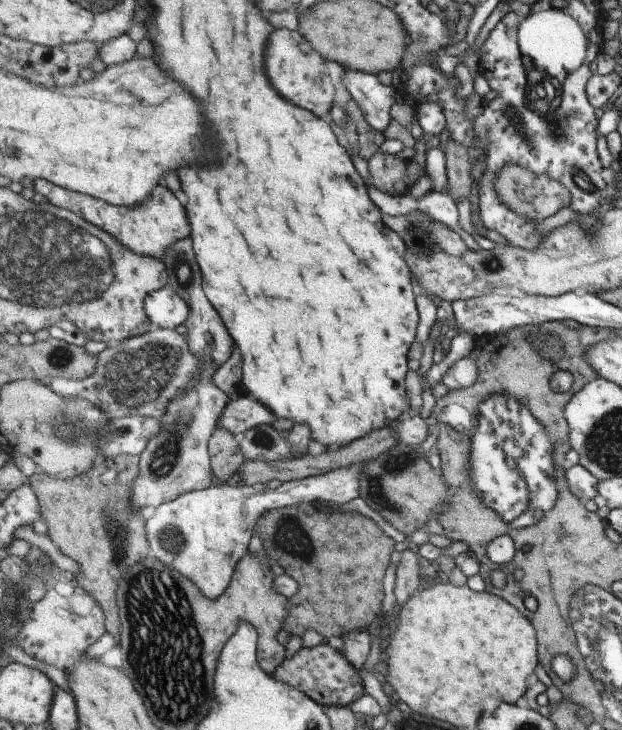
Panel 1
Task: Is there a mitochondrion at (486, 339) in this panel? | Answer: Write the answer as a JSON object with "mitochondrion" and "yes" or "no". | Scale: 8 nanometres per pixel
{"mitochondrion":"no"}

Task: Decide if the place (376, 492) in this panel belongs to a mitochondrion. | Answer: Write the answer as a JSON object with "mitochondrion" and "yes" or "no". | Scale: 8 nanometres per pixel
{"mitochondrion":"yes"}

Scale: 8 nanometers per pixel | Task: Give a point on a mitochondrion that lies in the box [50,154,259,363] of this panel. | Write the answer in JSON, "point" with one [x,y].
{"point":[183,273]}

